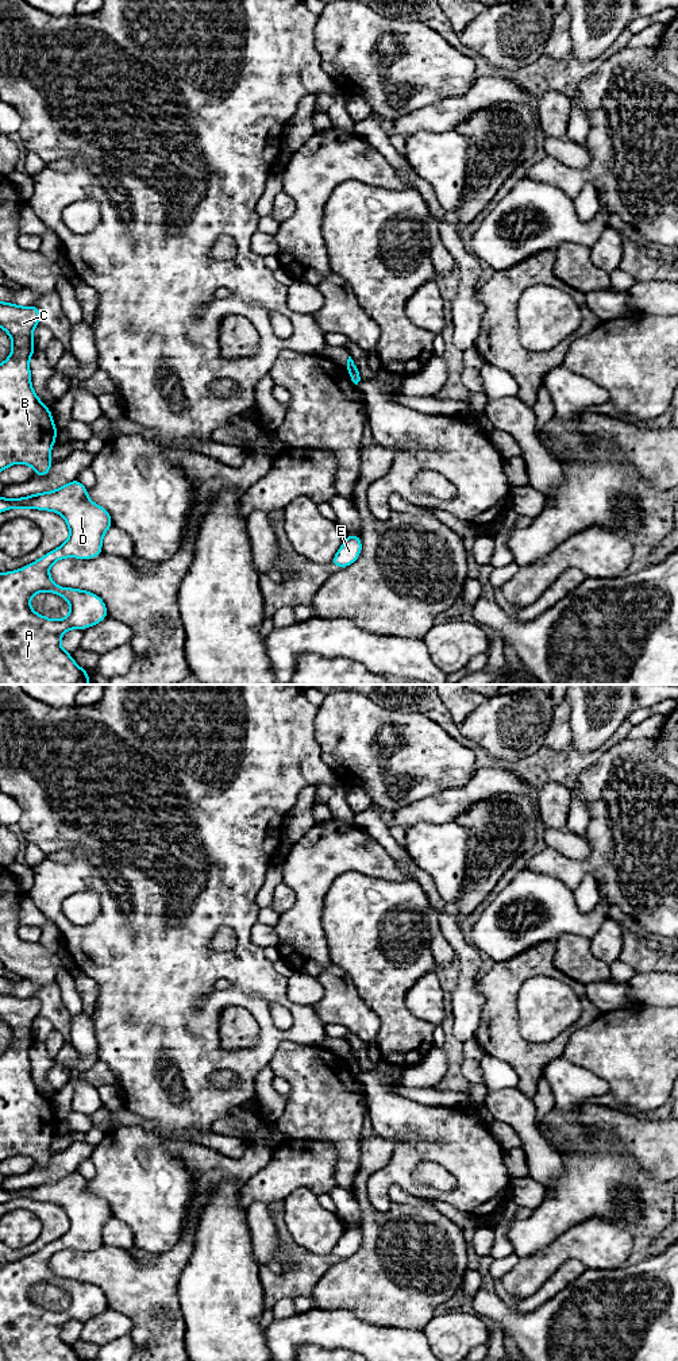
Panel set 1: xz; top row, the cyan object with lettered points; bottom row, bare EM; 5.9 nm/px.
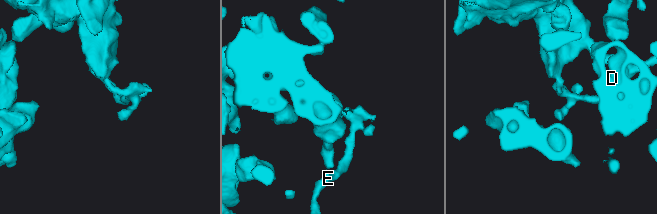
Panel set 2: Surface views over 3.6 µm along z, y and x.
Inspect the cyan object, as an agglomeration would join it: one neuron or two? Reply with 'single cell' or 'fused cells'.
fused cells

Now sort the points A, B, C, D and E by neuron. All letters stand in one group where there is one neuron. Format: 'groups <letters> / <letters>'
groups A B C D / E

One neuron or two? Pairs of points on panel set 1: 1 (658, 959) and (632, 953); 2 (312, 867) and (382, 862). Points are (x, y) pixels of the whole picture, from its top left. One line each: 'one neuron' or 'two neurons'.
1: one neuron
2: one neuron

